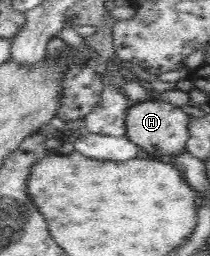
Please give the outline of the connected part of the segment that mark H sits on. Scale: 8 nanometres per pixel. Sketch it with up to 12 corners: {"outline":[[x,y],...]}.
{"outline":[[159,99],[128,109],[126,136],[151,158],[186,152],[190,117]]}

